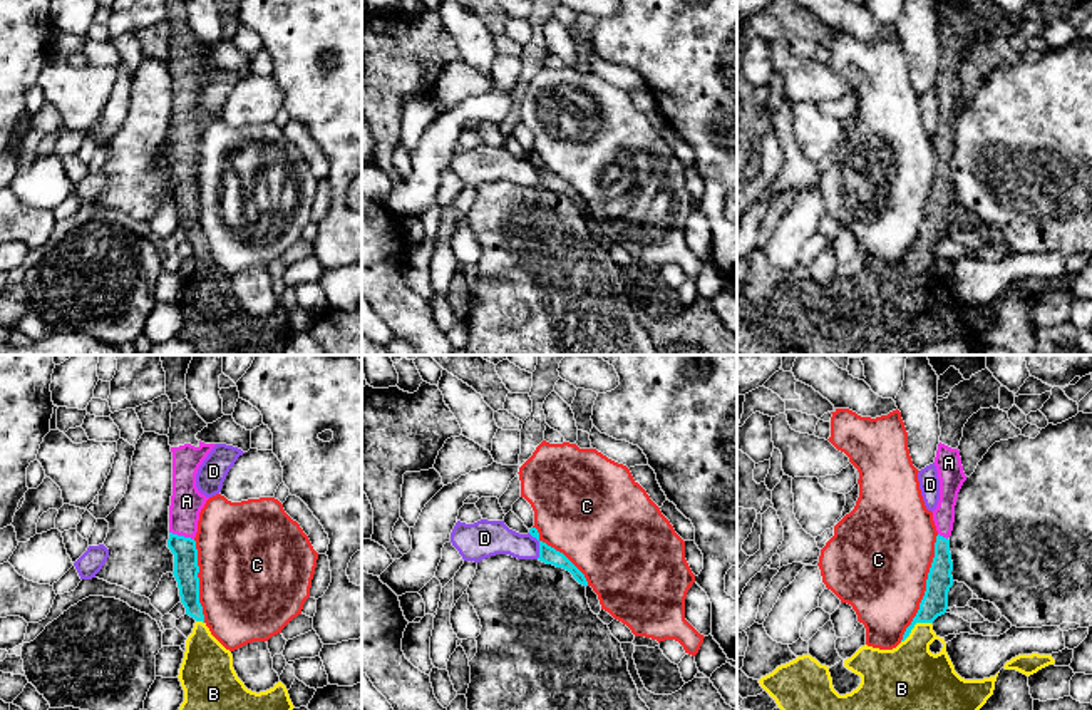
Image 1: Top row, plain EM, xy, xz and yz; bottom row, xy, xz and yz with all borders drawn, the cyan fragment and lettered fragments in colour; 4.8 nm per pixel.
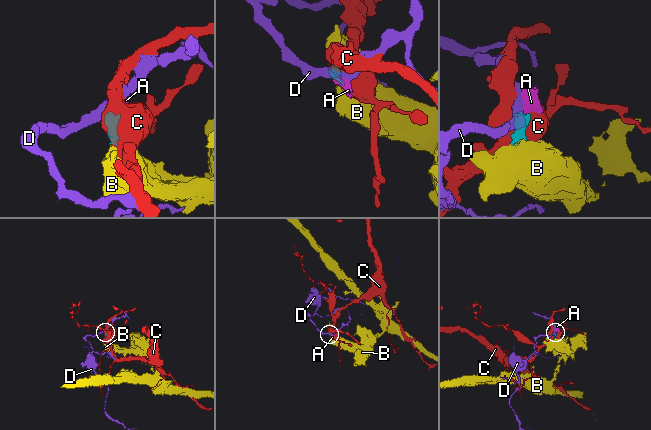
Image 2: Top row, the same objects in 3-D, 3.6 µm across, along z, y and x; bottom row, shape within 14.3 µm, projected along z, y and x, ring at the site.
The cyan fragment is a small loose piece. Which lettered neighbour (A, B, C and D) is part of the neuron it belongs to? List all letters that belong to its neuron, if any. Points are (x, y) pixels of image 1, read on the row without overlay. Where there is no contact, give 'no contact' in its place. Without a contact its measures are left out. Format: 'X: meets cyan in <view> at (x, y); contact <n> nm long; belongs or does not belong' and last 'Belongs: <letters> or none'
A: meets cyan in xy at (181, 161); contact 130 nm long; belongs
B: meets cyan in yz at (913, 252); contact 170 nm long; belongs
C: meets cyan in yz at (927, 213); contact 550 nm long; does not belong
D: meets cyan in xz at (540, 169); contact 140 nm long; does not belong
Belongs: A, B

